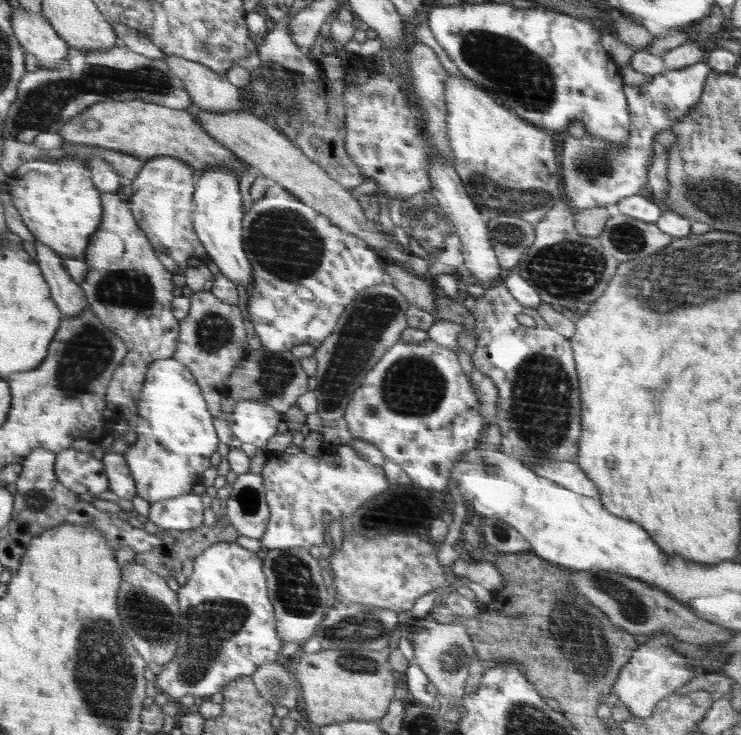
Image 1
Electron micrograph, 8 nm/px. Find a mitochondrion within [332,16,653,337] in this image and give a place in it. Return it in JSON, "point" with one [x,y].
{"point":[505,64]}

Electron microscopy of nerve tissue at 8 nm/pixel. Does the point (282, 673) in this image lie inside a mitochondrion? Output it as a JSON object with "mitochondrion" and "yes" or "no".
{"mitochondrion":"no"}

